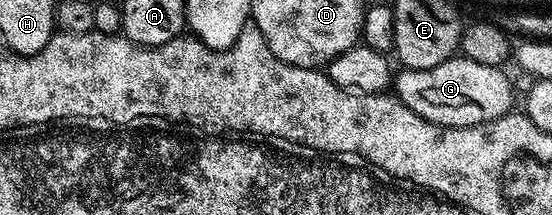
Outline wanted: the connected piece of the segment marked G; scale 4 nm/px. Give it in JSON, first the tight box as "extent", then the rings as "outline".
{"extent":[394,57,518,127],"outline":[[[453,57],[442,61],[442,65],[434,65],[434,69],[404,69],[395,76],[394,94],[403,101],[410,110],[418,113],[431,123],[443,127],[473,127],[479,123],[489,123],[498,117],[509,114],[513,110],[512,102],[518,99],[510,81],[504,76],[503,70],[490,65],[478,65],[478,61],[470,61],[463,57]]]}

